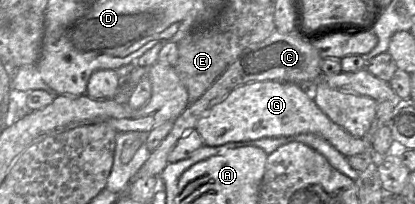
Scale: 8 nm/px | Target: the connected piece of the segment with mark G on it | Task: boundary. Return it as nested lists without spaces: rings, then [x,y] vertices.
[[[257,81],[239,86],[202,116],[194,129],[206,146],[309,133],[324,138],[346,157],[367,153],[371,144],[350,135],[331,121],[315,104],[312,93],[305,86],[282,81]]]

